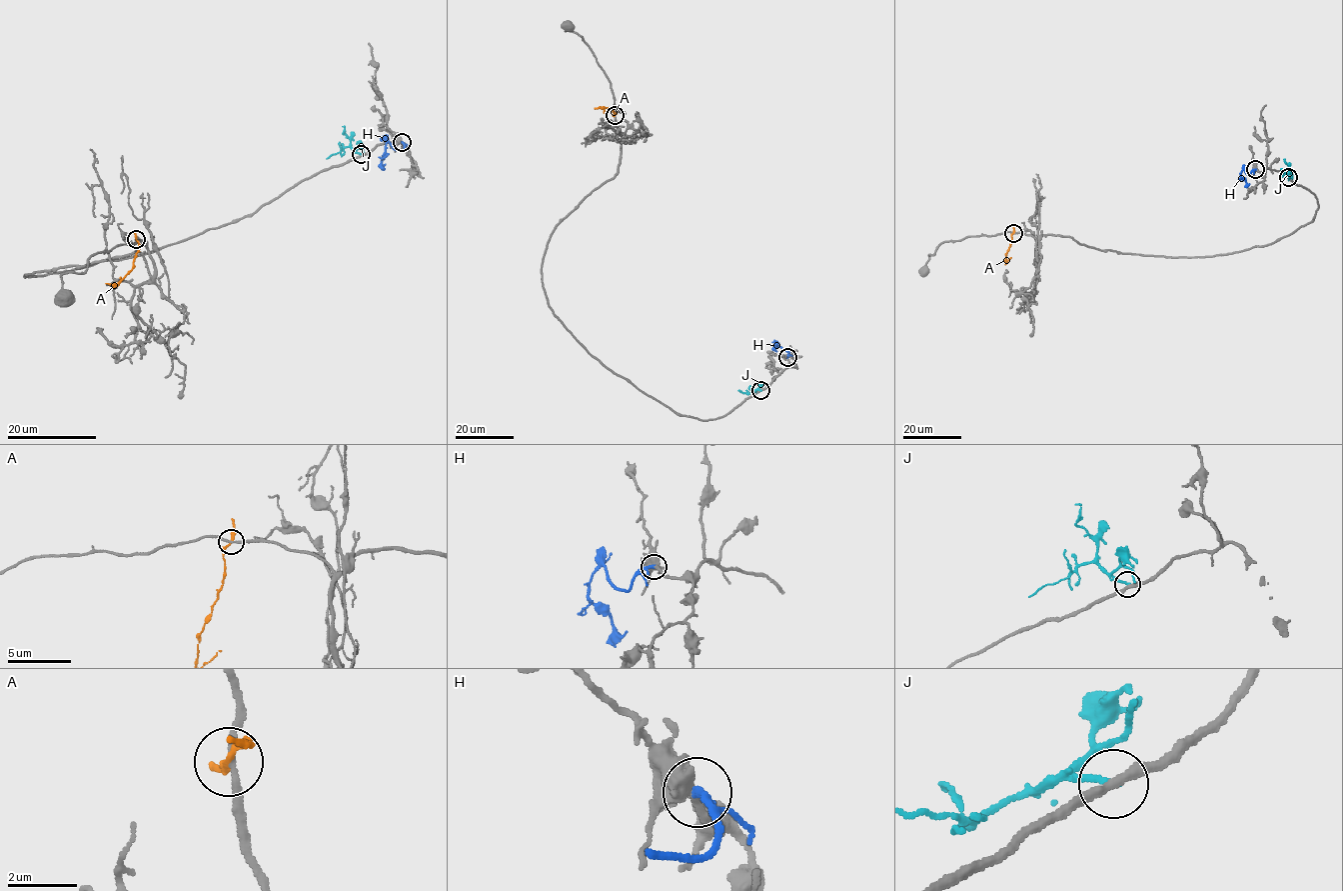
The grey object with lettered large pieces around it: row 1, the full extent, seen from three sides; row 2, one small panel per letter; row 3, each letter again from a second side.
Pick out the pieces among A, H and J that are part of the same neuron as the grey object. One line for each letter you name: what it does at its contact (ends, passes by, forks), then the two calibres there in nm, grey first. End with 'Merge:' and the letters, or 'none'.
H: it ends there; 280 nm thick on the grey side, 240 nm on the other
Merge: H

